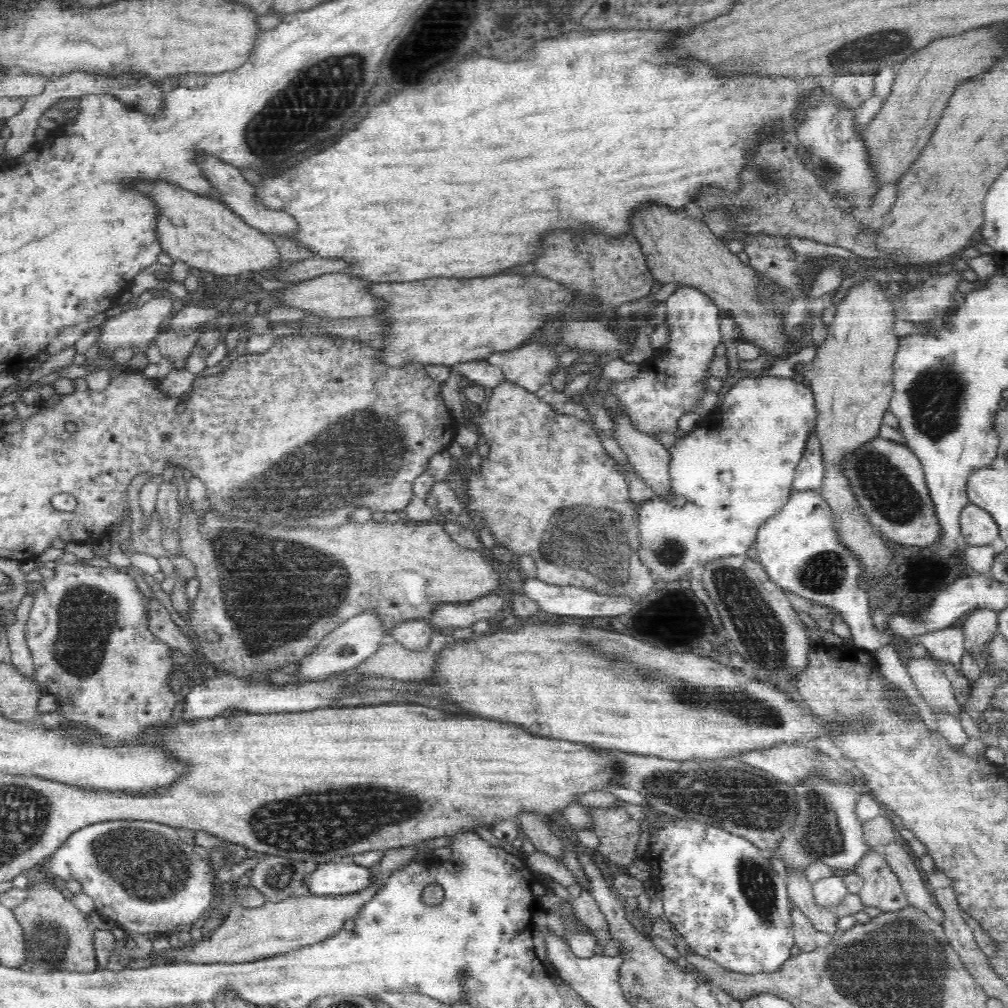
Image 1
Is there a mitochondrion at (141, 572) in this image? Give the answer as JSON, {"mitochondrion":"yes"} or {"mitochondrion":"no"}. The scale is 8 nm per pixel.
{"mitochondrion":"no"}

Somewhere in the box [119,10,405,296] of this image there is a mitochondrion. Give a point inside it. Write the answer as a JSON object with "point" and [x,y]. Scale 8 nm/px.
{"point":[318,99]}

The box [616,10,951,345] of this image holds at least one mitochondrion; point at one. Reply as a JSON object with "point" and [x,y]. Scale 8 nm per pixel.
{"point":[864,50]}

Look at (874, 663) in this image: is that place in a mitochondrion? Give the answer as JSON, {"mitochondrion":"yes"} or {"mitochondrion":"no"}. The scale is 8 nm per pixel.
{"mitochondrion":"no"}

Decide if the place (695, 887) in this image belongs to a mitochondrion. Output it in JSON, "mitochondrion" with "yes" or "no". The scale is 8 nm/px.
{"mitochondrion":"no"}

